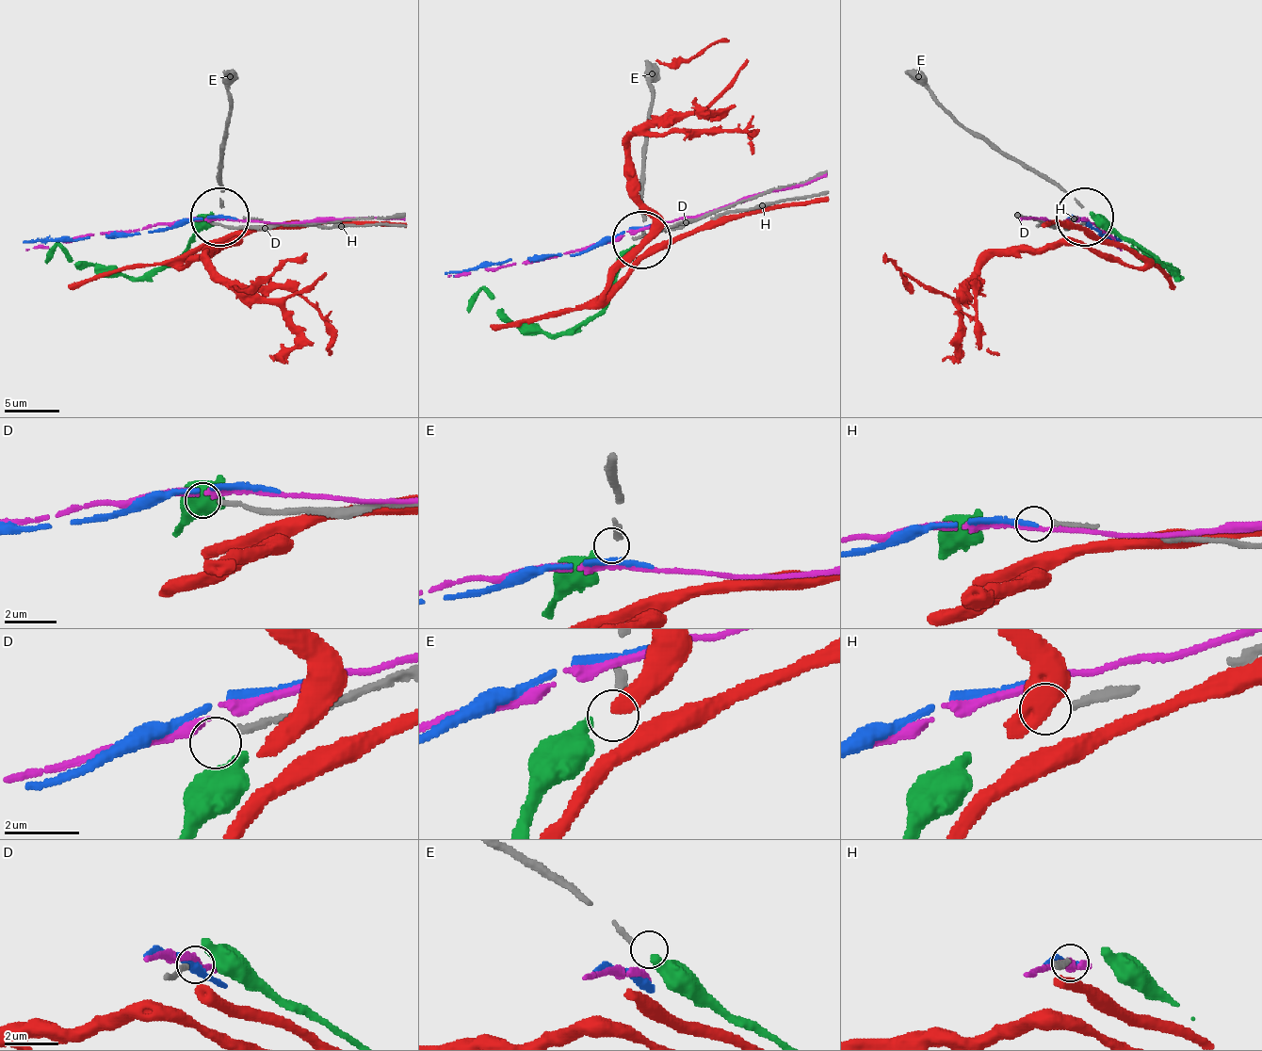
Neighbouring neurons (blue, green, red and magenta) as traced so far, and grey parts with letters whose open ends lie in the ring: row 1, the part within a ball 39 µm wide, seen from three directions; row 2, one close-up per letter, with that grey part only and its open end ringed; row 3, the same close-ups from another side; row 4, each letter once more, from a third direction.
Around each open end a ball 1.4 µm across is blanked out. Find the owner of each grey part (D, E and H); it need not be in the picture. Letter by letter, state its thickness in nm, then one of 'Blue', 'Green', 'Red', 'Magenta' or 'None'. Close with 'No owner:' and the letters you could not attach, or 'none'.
D: Thickness 190 nm. None
E: Thickness 220 nm. Green
H: Thickness 190 nm. None
No owner: D, H

